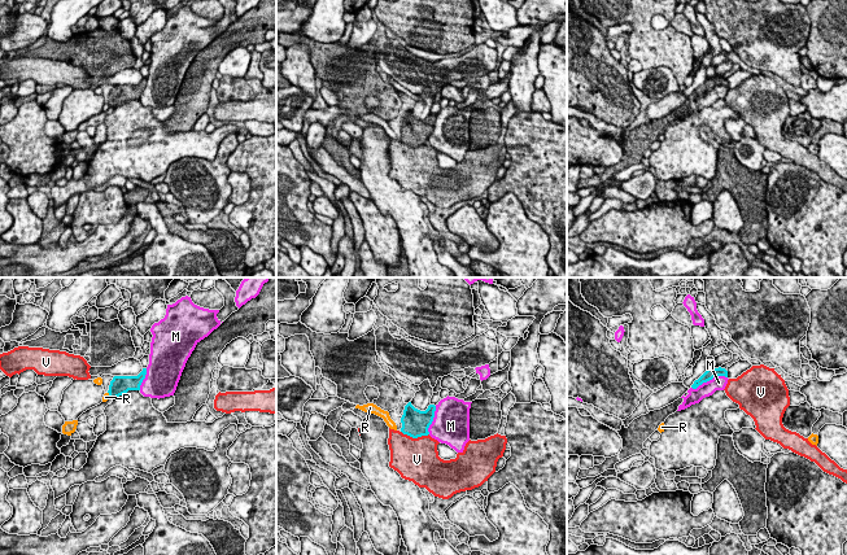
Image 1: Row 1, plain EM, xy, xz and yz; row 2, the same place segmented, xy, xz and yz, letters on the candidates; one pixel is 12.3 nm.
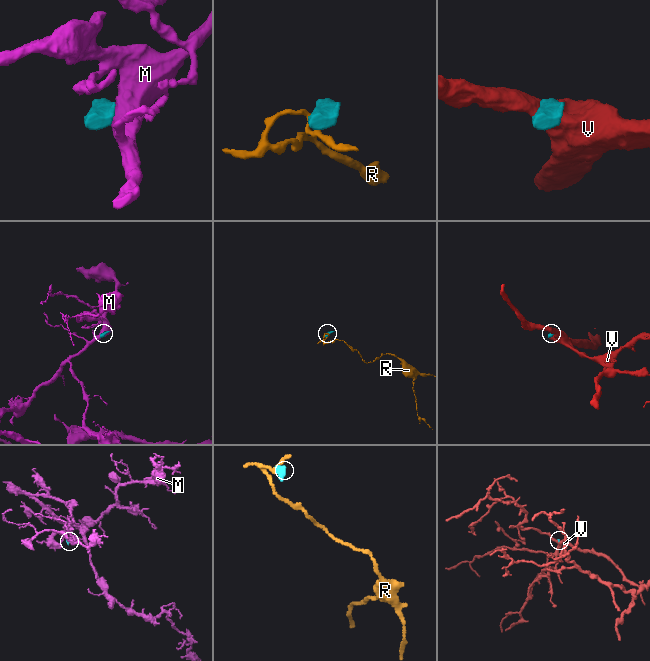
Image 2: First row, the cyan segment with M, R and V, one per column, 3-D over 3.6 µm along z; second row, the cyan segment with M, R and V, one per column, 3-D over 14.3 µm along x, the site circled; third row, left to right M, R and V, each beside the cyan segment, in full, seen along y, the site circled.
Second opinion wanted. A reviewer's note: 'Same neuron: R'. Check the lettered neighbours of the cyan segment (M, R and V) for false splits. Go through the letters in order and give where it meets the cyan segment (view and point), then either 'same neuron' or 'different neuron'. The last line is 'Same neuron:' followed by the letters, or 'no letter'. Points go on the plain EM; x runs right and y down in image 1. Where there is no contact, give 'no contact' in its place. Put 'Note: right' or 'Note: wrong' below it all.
M: meets cyan in yz at (708, 90); different neuron
R: meets cyan in xy at (109, 104); different neuron
V: meets cyan in xz at (415, 147); different neuron
Same neuron: no letter
Note: wrong

